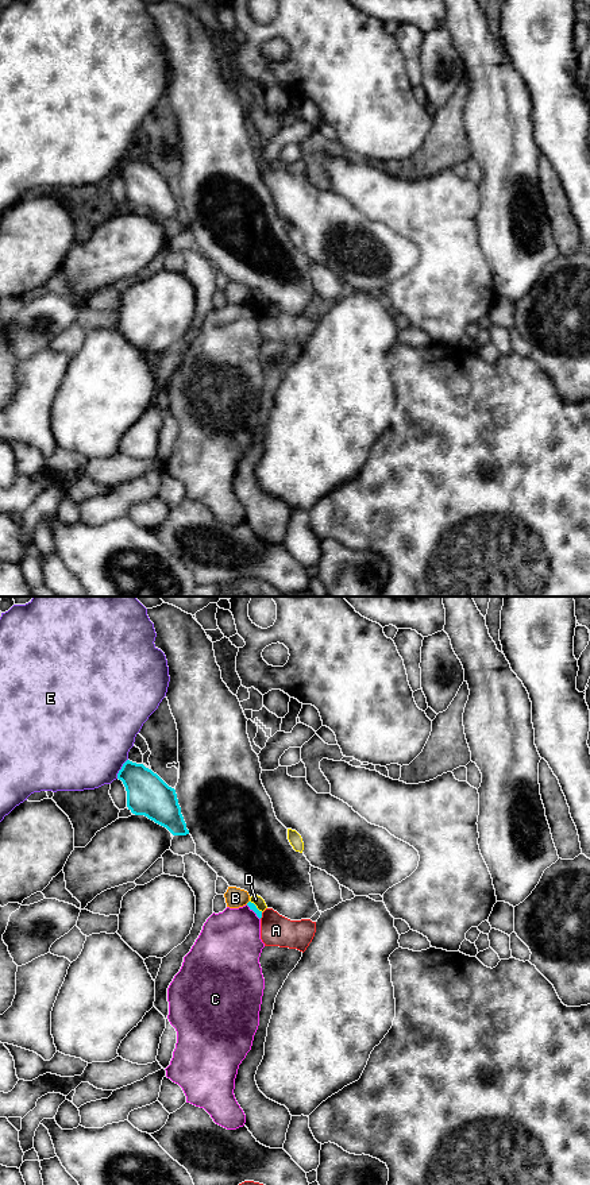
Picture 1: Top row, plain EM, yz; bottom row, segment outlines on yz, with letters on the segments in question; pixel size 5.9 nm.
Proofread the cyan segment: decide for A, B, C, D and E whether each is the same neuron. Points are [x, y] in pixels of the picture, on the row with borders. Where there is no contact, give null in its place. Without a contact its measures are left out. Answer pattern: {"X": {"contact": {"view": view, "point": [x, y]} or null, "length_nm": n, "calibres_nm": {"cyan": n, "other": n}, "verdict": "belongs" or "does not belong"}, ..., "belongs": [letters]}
{"A": {"contact": {"view": "yz", "point": [261, 915]}, "length_nm": 40, "calibres_nm": {"cyan": 40, "other": 190}, "verdict": "does not belong"}, "B": {"contact": null, "verdict": "does not belong"}, "C": {"contact": {"view": "yz", "point": [254, 911]}, "length_nm": 130, "calibres_nm": {"cyan": 40, "other": 380}, "verdict": "does not belong"}, "D": {"contact": {"view": "yz", "point": [255, 907]}, "length_nm": 100, "calibres_nm": {"cyan": 40, "other": 60}, "verdict": "does not belong"}, "E": {"contact": {"view": "yz", "point": [122, 768]}, "length_nm": 140, "calibres_nm": {"cyan": 240, "other": 480}, "verdict": "does not belong"}, "belongs": []}

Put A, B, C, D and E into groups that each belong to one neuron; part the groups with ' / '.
A / B / C / D / E

